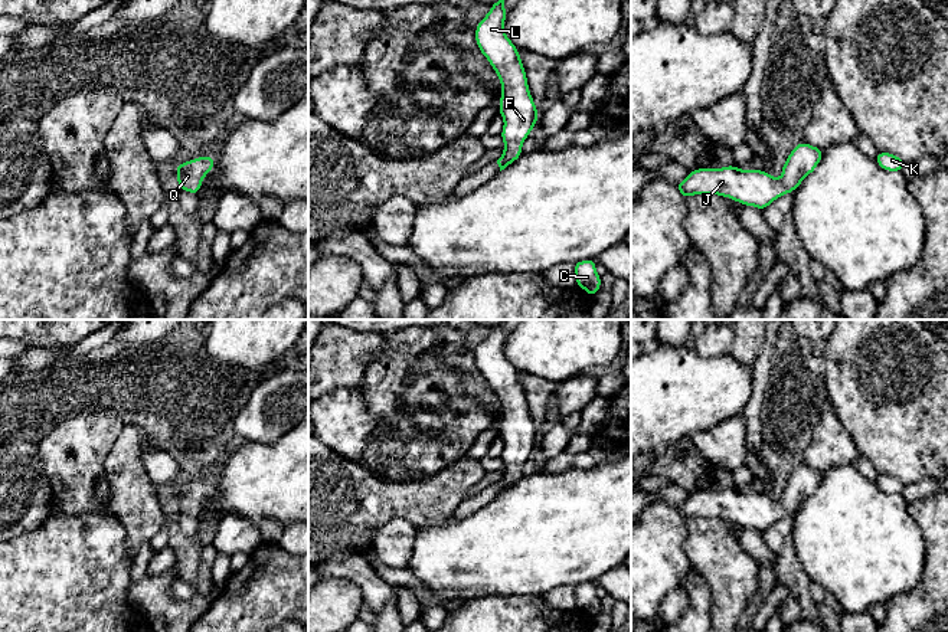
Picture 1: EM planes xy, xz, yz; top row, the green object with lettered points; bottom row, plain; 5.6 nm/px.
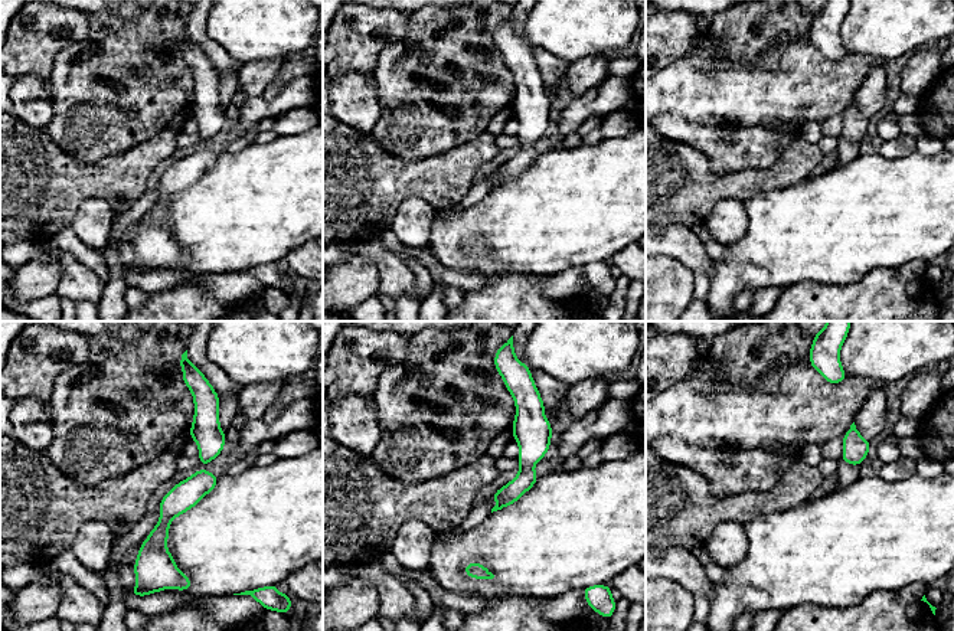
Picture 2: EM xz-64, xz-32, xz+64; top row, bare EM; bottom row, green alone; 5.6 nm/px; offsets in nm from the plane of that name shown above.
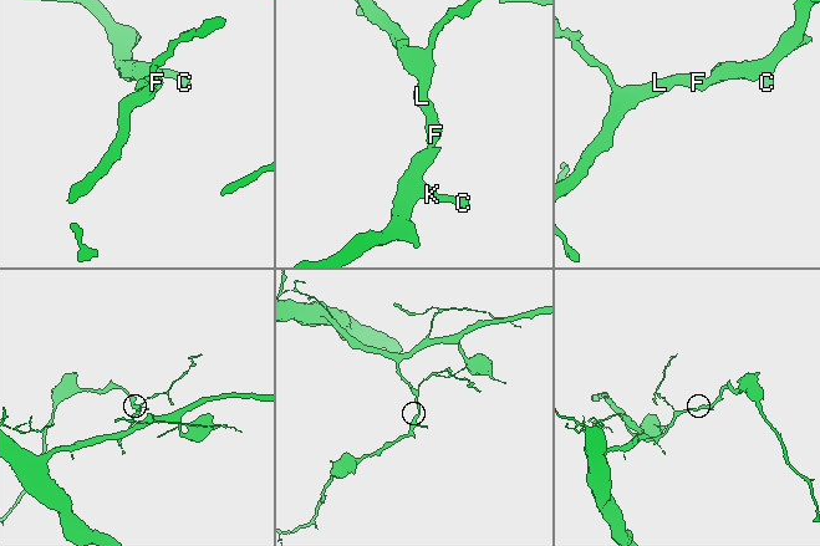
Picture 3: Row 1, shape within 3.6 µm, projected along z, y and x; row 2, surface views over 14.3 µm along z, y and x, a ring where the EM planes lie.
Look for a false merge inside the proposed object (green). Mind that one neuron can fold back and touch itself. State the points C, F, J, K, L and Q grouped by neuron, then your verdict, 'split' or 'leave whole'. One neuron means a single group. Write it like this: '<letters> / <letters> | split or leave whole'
C F J K L Q | leave whole

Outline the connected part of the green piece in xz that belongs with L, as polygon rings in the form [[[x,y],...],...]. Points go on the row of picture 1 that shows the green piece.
[[[504,0],[491,4],[491,10],[475,27],[475,42],[498,75],[503,91],[500,96],[500,115],[504,128],[504,153],[497,160],[500,171],[516,161],[522,154],[522,144],[537,124],[539,111],[530,95],[527,76],[519,49],[504,33]]]

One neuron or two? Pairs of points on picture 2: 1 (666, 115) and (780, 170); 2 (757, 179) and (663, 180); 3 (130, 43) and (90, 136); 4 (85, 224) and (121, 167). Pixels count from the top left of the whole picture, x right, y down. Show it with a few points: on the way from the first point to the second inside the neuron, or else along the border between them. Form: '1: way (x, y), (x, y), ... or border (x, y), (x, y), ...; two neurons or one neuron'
1: border (793, 140), (770, 166), (738, 170); two neurons
2: way (734, 185), (686, 185); one neuron
3: way (105, 68), (90, 79), (90, 111); one neuron
4: border (117, 213), (100, 199), (85, 199), (72, 219); two neurons

